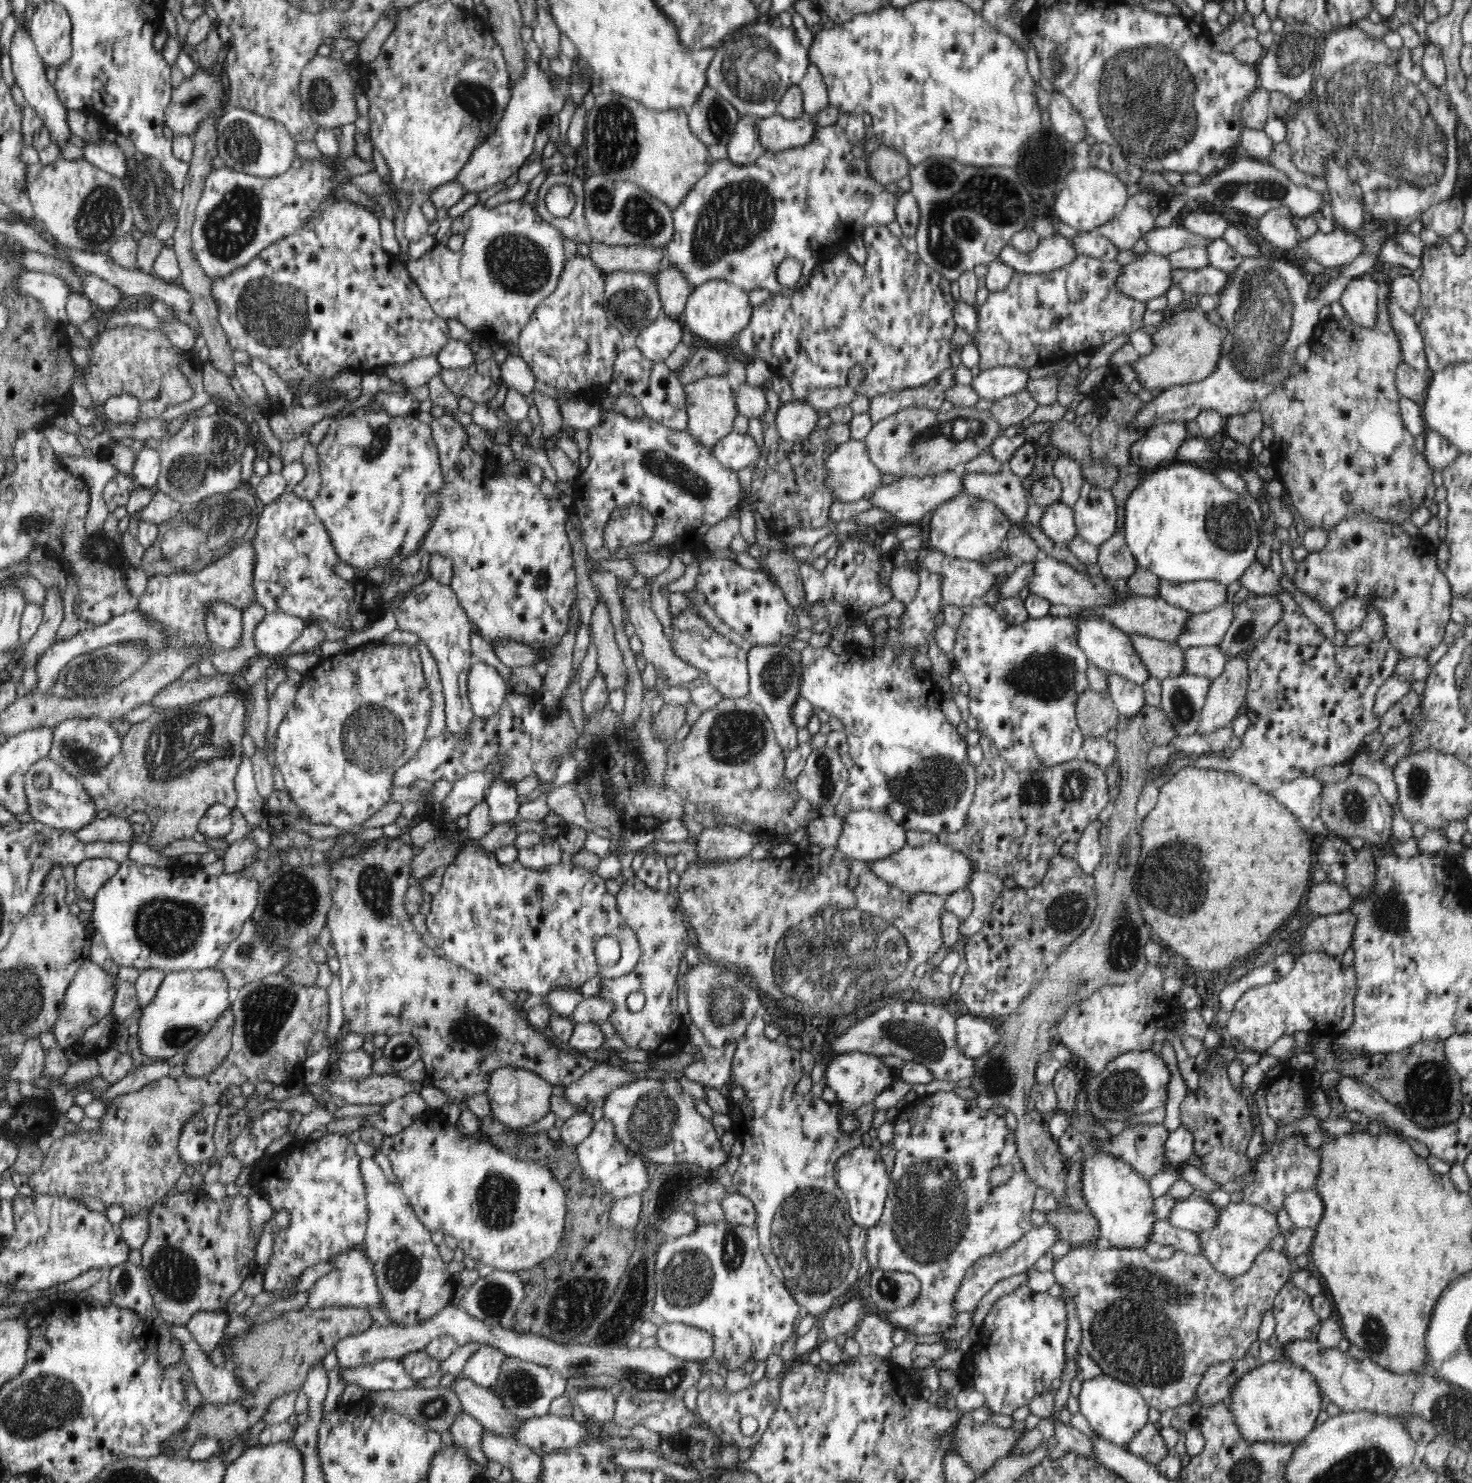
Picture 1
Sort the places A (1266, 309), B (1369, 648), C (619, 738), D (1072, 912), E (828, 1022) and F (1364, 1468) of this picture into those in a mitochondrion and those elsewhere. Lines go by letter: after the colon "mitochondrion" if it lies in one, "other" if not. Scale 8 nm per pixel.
A: mitochondrion
B: other
C: other
D: mitochondrion
E: mitochondrion
F: mitochondrion

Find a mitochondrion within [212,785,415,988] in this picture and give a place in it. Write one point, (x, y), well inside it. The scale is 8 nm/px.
(291, 900)

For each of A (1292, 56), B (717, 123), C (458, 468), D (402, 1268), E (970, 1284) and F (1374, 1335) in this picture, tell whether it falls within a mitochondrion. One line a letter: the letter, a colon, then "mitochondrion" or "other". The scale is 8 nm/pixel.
A: mitochondrion
B: mitochondrion
C: other
D: mitochondrion
E: other
F: mitochondrion

